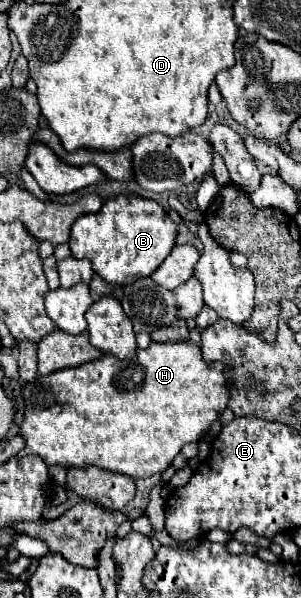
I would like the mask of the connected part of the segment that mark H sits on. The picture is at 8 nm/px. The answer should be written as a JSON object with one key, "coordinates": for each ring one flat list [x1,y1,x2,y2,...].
{"coordinates":[[185,340,185,342,151,342,147,350,137,350,137,360,131,362,131,364,123,364,115,356,103,354,99,360,81,364,77,368,65,368,65,370,53,372,49,376,39,376,33,382,27,382,23,386,25,422,19,428,19,434,25,438,27,444,21,450,21,456,25,456,25,454,41,456,47,466,55,466,55,464,65,466,65,468,69,468,69,466,81,466,81,468,85,468,85,466,99,466,99,468,105,468,105,470,111,470,111,472,127,474,131,478,147,478,151,474,161,474,161,472,165,472,171,466,173,458,181,452,181,448,185,444,199,442,203,438,203,434,209,430,211,422,217,420,221,416,221,412,227,408,227,404,229,404,229,390,231,390,231,384,227,380,227,370,229,368,227,366,219,366,219,362,205,362,201,358,201,348,197,344,193,344,191,340]]}

